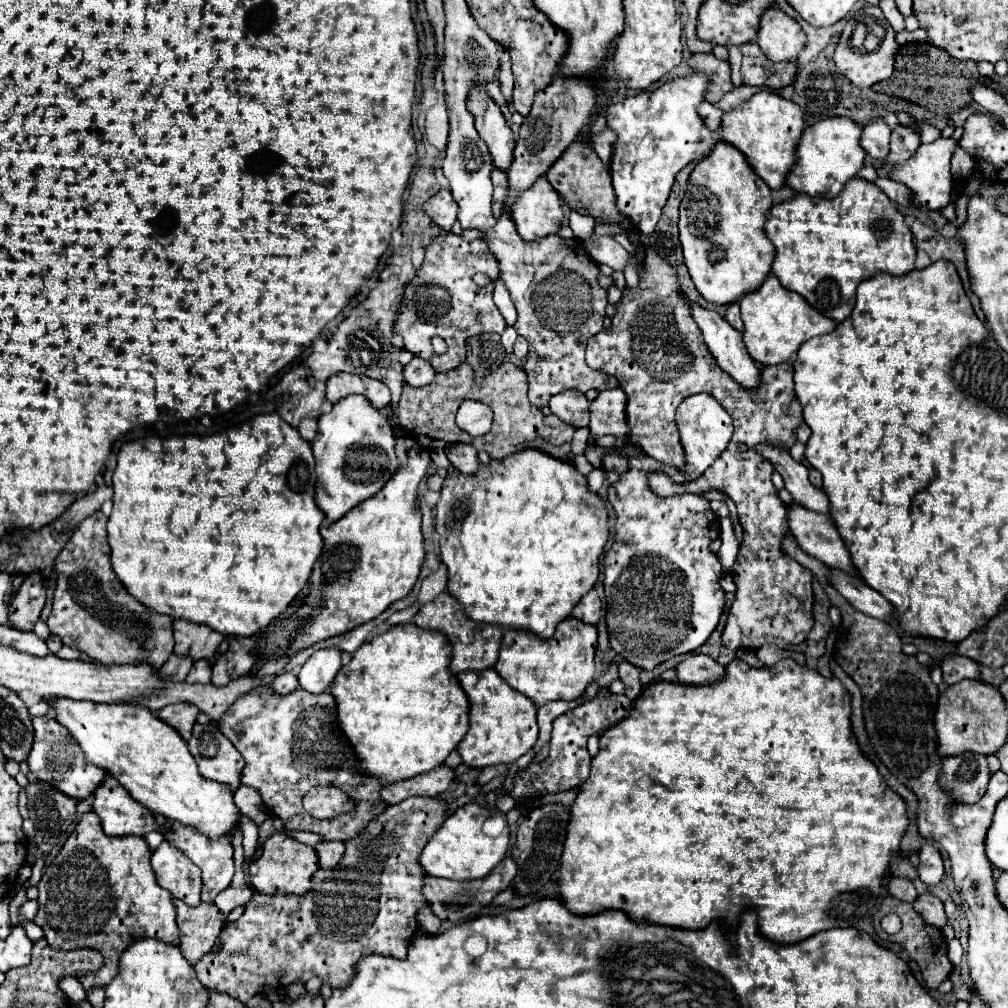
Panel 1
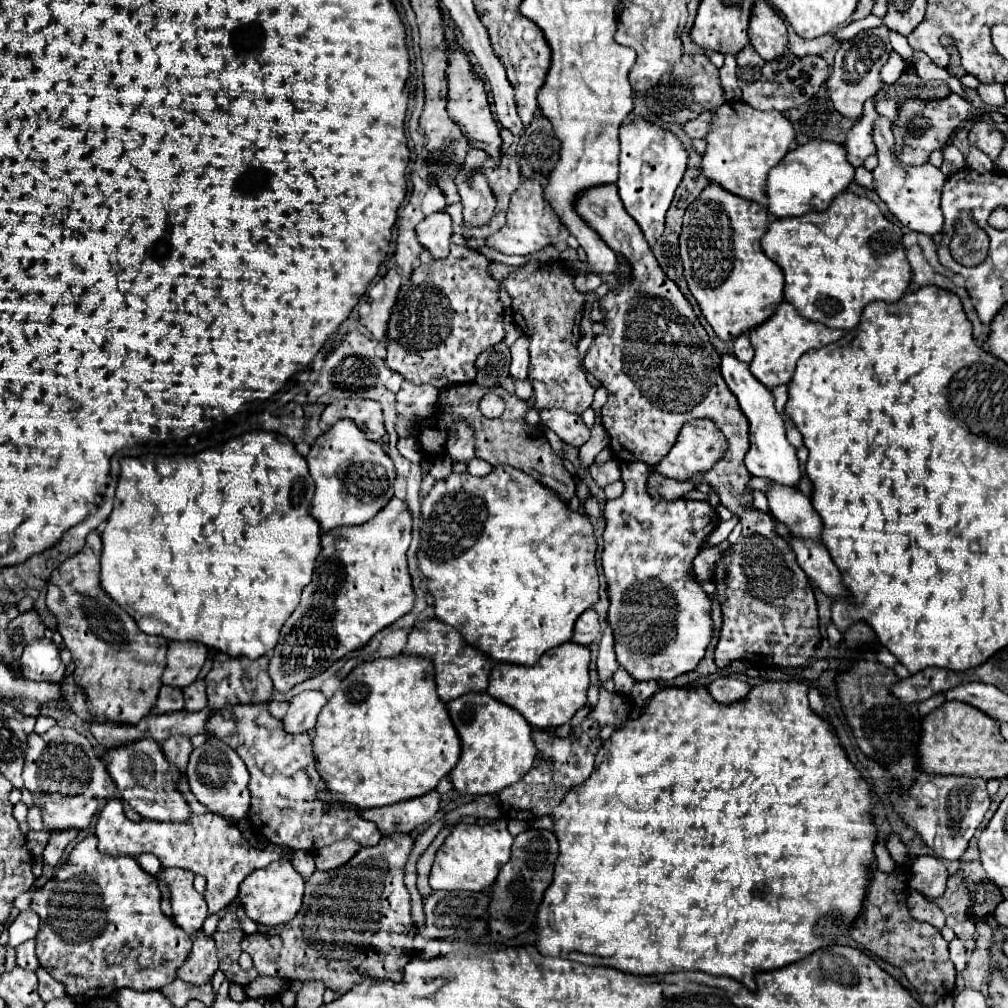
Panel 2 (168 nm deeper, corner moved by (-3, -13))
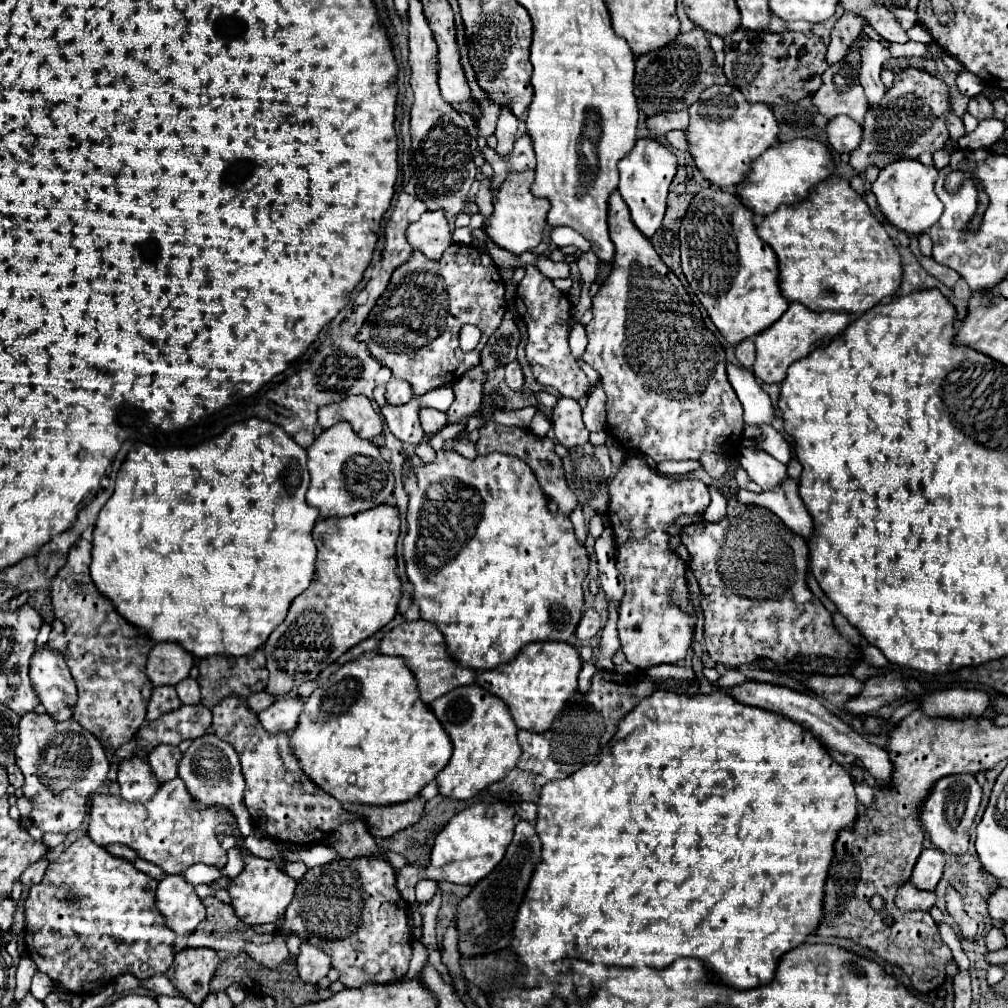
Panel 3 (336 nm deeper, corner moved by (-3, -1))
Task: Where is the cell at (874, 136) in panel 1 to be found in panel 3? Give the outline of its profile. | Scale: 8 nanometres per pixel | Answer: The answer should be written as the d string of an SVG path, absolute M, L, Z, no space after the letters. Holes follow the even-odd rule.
M837 115L829 121L829 143L837 153L851 153L861 143L861 125L845 115Z

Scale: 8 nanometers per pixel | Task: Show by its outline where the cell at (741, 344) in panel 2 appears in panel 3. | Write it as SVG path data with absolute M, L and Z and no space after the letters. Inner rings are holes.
M745 339L745 341L741 341L741 343L737 345L735 355L737 355L739 363L741 363L743 367L749 369L749 367L753 365L753 361L755 361L755 343L753 343L753 339Z

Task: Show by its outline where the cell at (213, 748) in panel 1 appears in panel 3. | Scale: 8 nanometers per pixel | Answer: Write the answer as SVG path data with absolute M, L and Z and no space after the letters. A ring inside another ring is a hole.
M205 733L199 739L193 739L189 749L183 753L183 759L179 763L179 777L185 781L187 791L203 805L225 805L233 811L239 823L239 831L243 837L247 837L253 831L253 819L249 817L249 811L245 809L243 791L245 791L245 777L241 777L241 763L237 757L237 751L227 741L221 741L213 733Z

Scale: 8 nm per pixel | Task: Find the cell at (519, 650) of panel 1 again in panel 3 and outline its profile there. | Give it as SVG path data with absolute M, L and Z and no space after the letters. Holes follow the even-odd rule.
M535 641L535 643L529 643L517 655L515 661L501 663L501 665L497 665L493 669L477 673L477 685L487 689L489 693L501 697L509 705L511 715L513 715L519 729L543 733L543 731L547 731L551 727L555 715L563 709L563 705L577 693L577 677L579 677L581 665L583 665L583 661L581 661L579 649L575 645L569 645L569 643L563 643L563 641Z

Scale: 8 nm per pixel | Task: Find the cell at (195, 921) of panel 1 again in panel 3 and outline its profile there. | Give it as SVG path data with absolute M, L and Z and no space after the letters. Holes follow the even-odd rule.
M183 949L175 955L167 977L193 1003L201 1005L209 995L209 981L217 971L219 955L215 949Z

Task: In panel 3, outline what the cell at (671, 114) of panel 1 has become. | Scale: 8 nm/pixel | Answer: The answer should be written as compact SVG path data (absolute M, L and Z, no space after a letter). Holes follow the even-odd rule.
M639 137L633 149L619 163L619 173L621 173L619 193L631 209L633 223L647 237L651 237L661 227L661 221L665 215L667 189L675 177L675 171L677 171L675 153L667 149L663 143L659 143L657 139L647 139L647 137Z

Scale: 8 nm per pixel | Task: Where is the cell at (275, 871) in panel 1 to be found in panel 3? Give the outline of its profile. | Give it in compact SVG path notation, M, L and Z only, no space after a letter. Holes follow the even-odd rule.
M249 857L243 873L233 879L233 883L229 885L227 891L231 895L231 905L235 907L237 917L249 925L255 925L255 923L279 921L285 915L285 909L293 899L295 885L297 885L297 881L293 877L289 877L281 867L277 867L277 863L273 863L269 859Z

